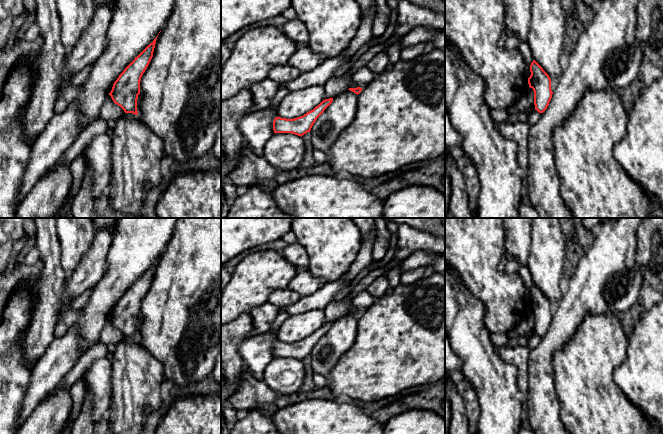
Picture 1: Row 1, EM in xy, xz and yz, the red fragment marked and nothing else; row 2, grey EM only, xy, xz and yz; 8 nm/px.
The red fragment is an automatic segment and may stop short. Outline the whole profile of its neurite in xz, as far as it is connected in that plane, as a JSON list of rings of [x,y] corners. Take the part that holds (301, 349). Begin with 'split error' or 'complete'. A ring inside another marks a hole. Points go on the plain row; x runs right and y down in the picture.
complete | [[[333,322],[325,323],[313,334],[294,343],[281,342],[279,340],[276,341],[273,345],[274,357],[292,357],[302,361],[307,356],[310,356],[317,342],[332,327],[332,325]]]

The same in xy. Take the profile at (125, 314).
complete | [[[157,261],[124,293],[114,306],[109,319],[125,337],[138,339],[137,323],[140,305],[152,281]]]

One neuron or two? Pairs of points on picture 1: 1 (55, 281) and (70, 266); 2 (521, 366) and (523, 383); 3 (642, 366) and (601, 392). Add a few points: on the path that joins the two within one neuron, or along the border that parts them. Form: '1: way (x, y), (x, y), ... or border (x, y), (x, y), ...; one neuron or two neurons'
1: border (60, 249), (60, 266), (65, 276), (62, 295); two neurons
2: way (522, 370), (523, 379); one neuron
3: border (623, 361), (614, 369), (613, 381), (629, 401); two neurons

